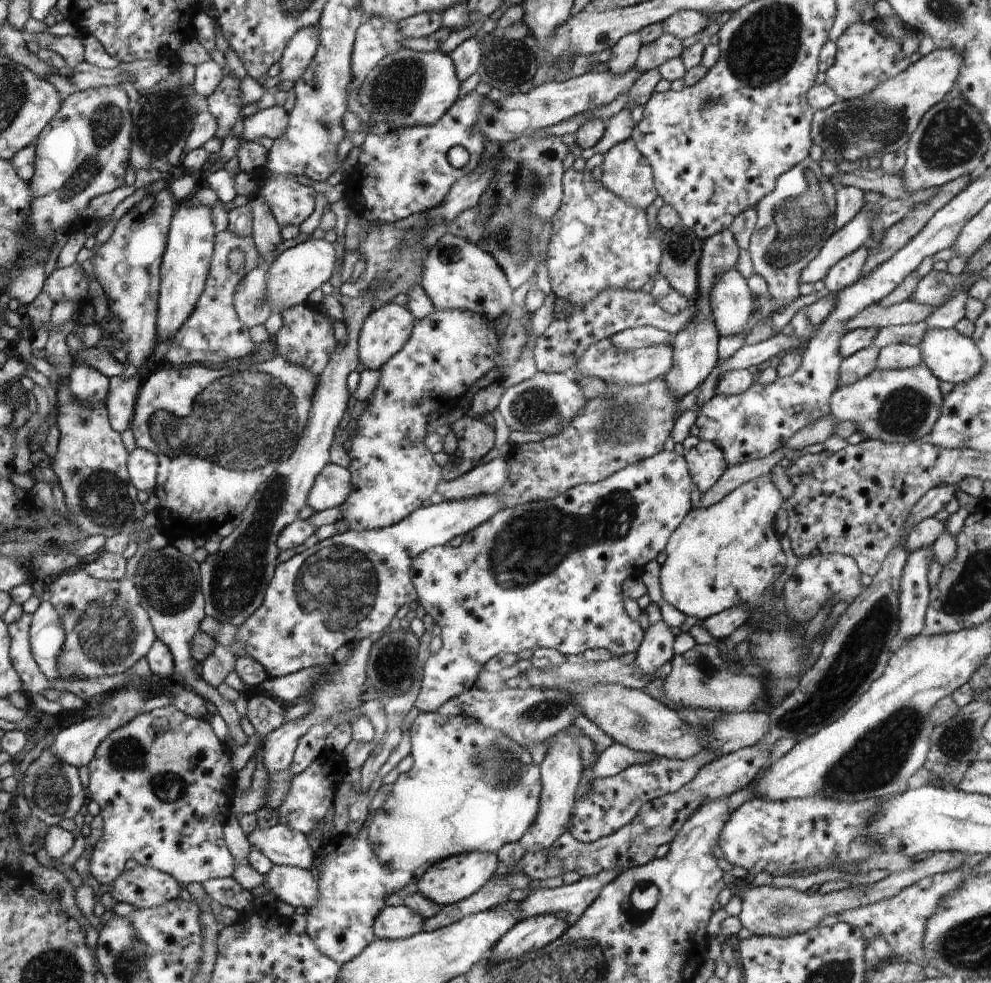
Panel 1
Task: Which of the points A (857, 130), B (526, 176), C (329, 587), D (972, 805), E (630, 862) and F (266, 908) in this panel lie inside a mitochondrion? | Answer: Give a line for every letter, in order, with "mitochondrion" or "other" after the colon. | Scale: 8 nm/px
A: mitochondrion
B: mitochondrion
C: mitochondrion
D: other
E: other
F: other

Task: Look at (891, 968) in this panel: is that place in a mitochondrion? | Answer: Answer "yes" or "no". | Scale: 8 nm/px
no

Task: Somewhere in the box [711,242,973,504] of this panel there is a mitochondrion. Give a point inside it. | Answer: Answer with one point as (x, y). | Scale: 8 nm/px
(904, 410)

